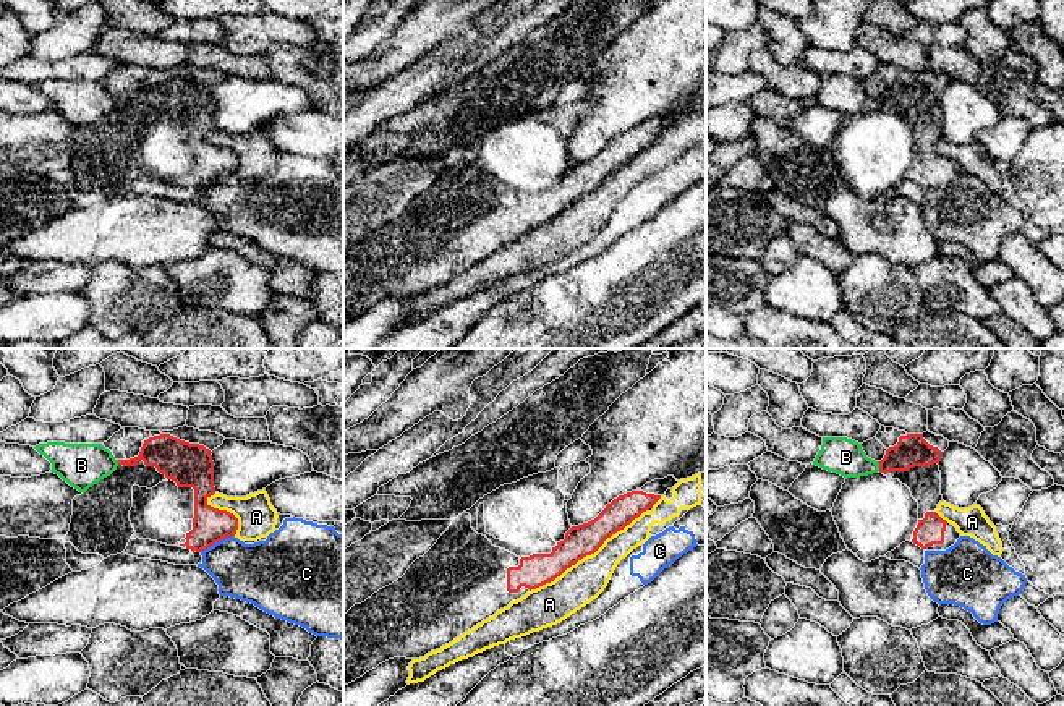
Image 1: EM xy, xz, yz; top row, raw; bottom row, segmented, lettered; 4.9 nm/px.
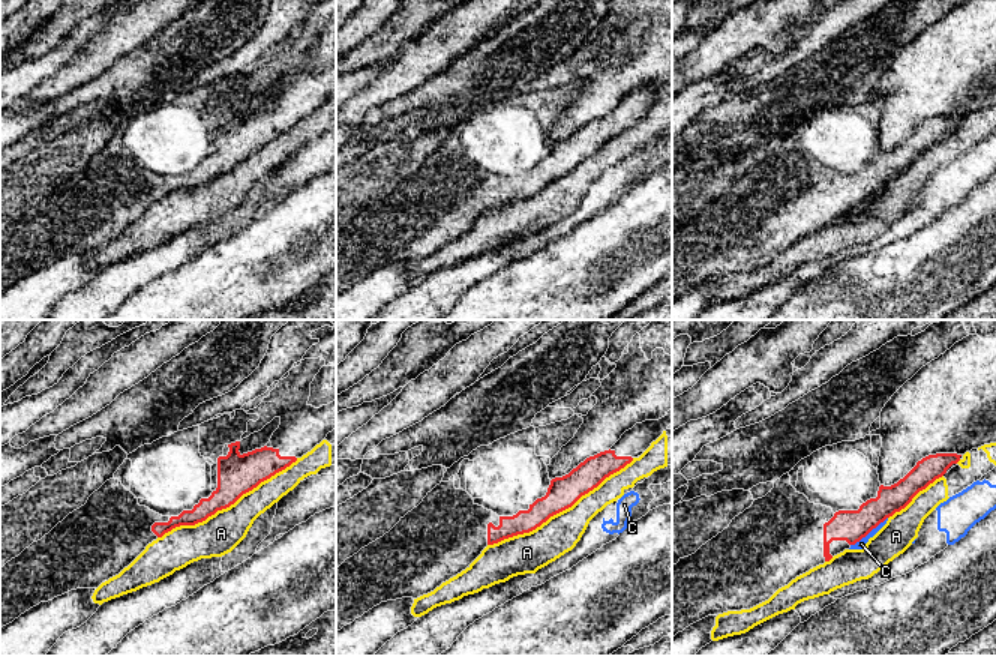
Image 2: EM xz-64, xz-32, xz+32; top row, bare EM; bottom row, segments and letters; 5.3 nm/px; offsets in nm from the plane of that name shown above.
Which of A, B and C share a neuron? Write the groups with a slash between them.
A / B / C

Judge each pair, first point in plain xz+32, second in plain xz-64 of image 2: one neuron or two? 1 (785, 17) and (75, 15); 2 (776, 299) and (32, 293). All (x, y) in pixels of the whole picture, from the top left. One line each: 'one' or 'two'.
1: one
2: two

